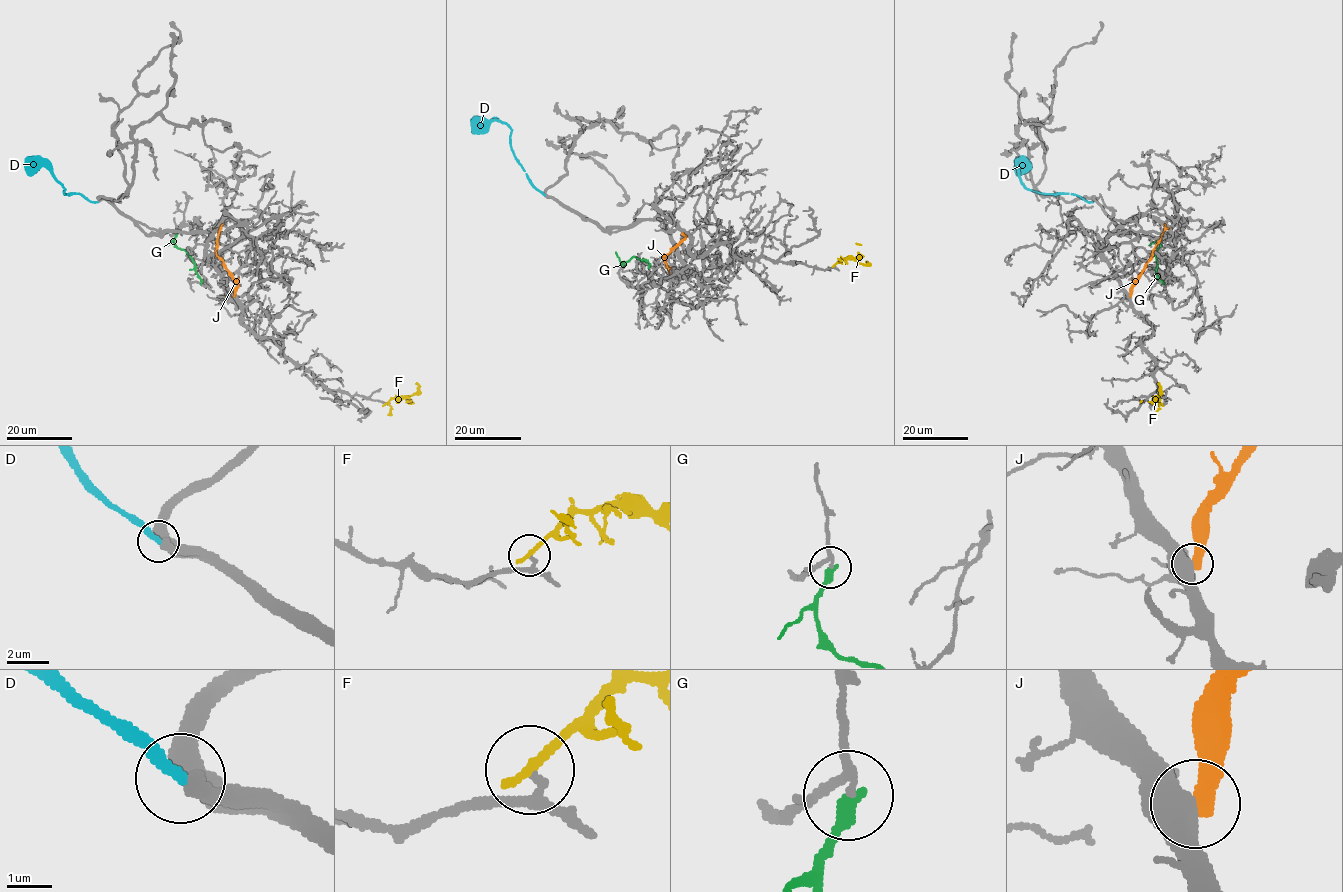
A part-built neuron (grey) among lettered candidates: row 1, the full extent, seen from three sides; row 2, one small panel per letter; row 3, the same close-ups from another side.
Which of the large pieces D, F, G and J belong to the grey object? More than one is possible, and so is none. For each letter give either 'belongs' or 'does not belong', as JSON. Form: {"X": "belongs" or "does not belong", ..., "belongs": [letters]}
{"D": "belongs", "F": "does not belong", "G": "does not belong", "J": "does not belong", "belongs": ["D"]}

